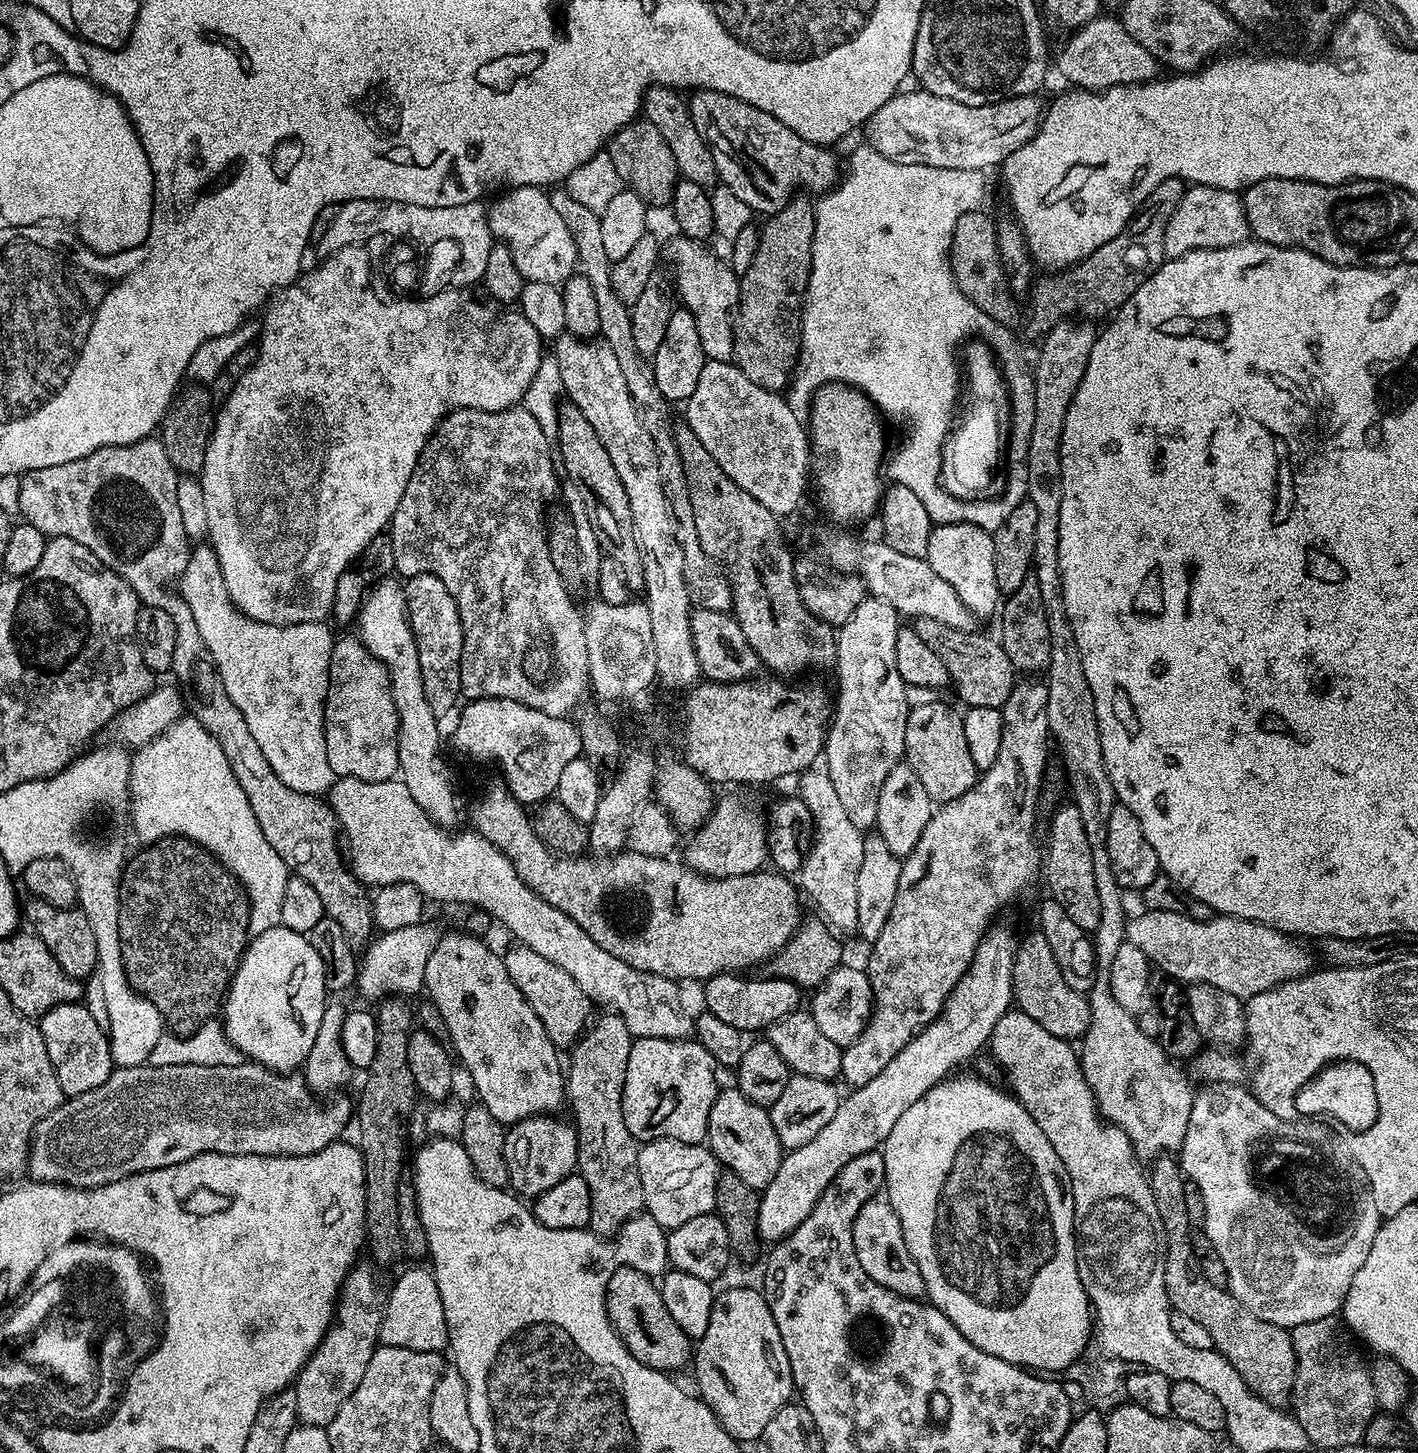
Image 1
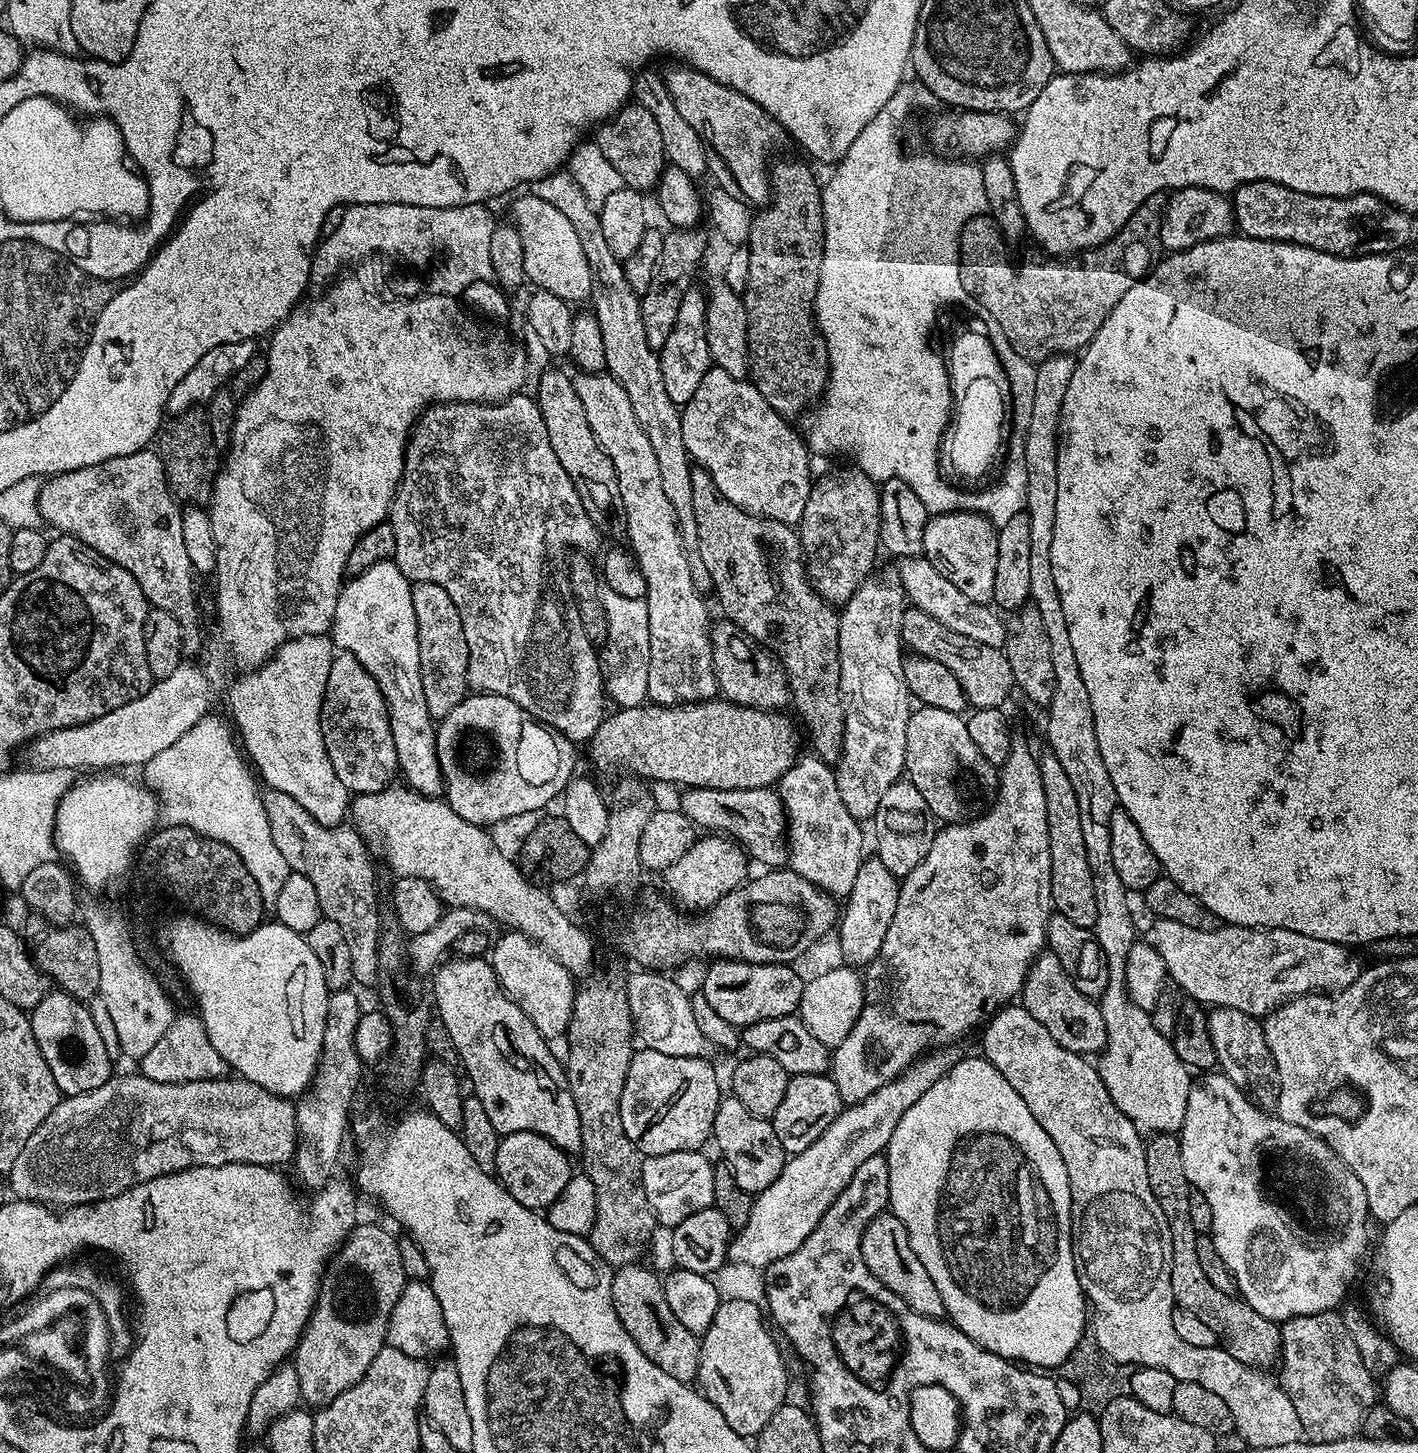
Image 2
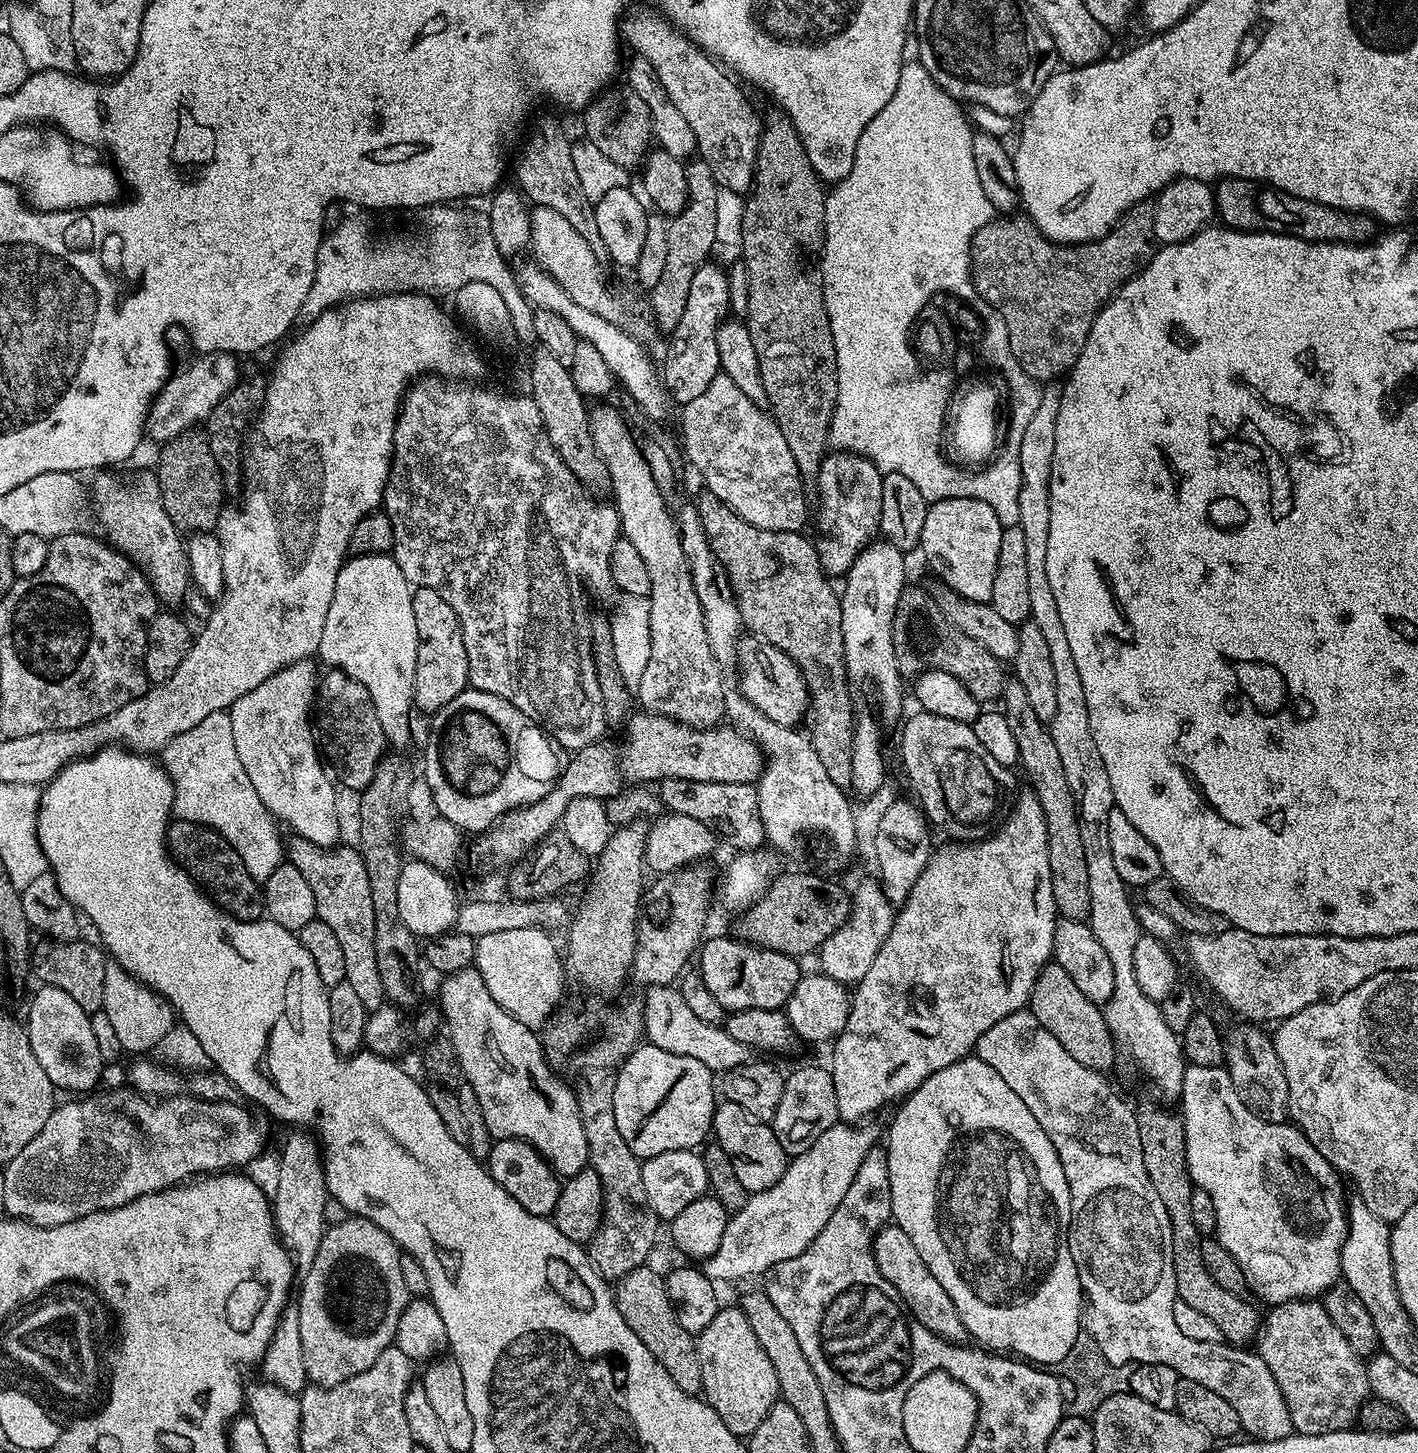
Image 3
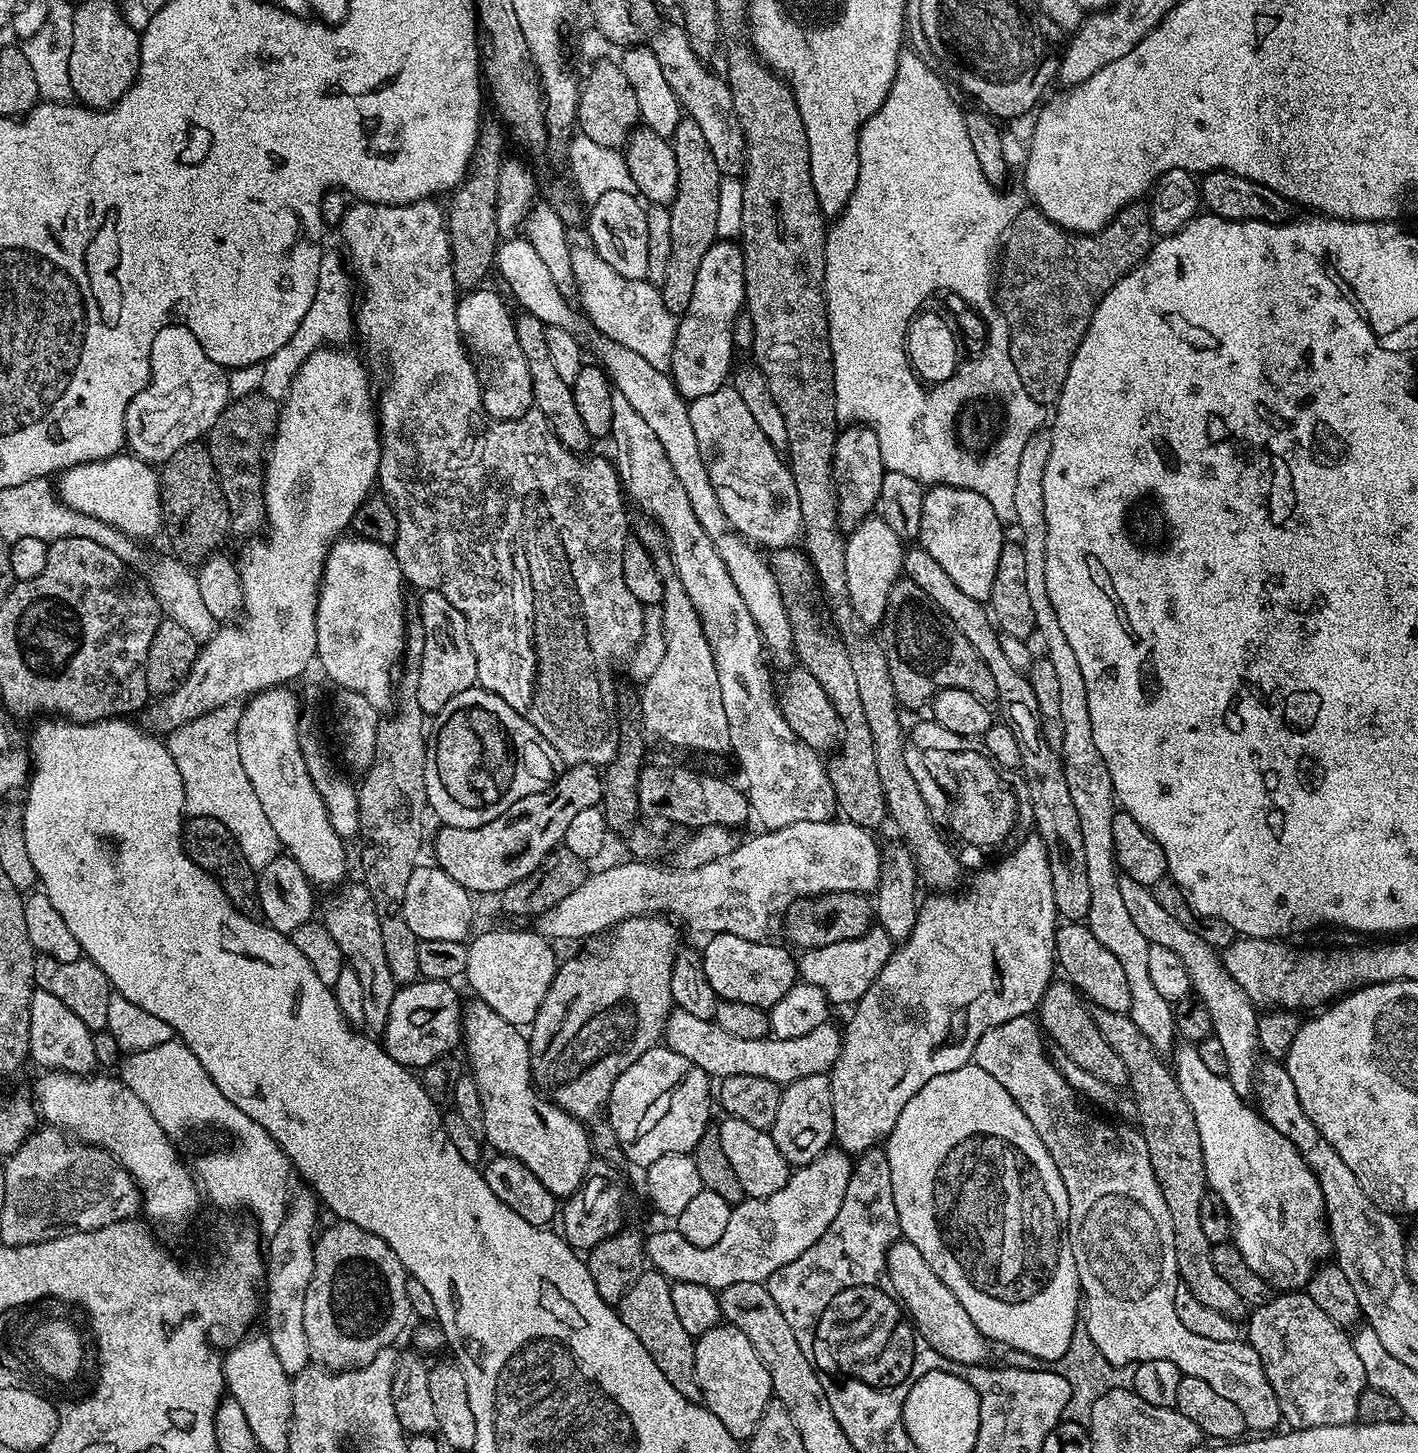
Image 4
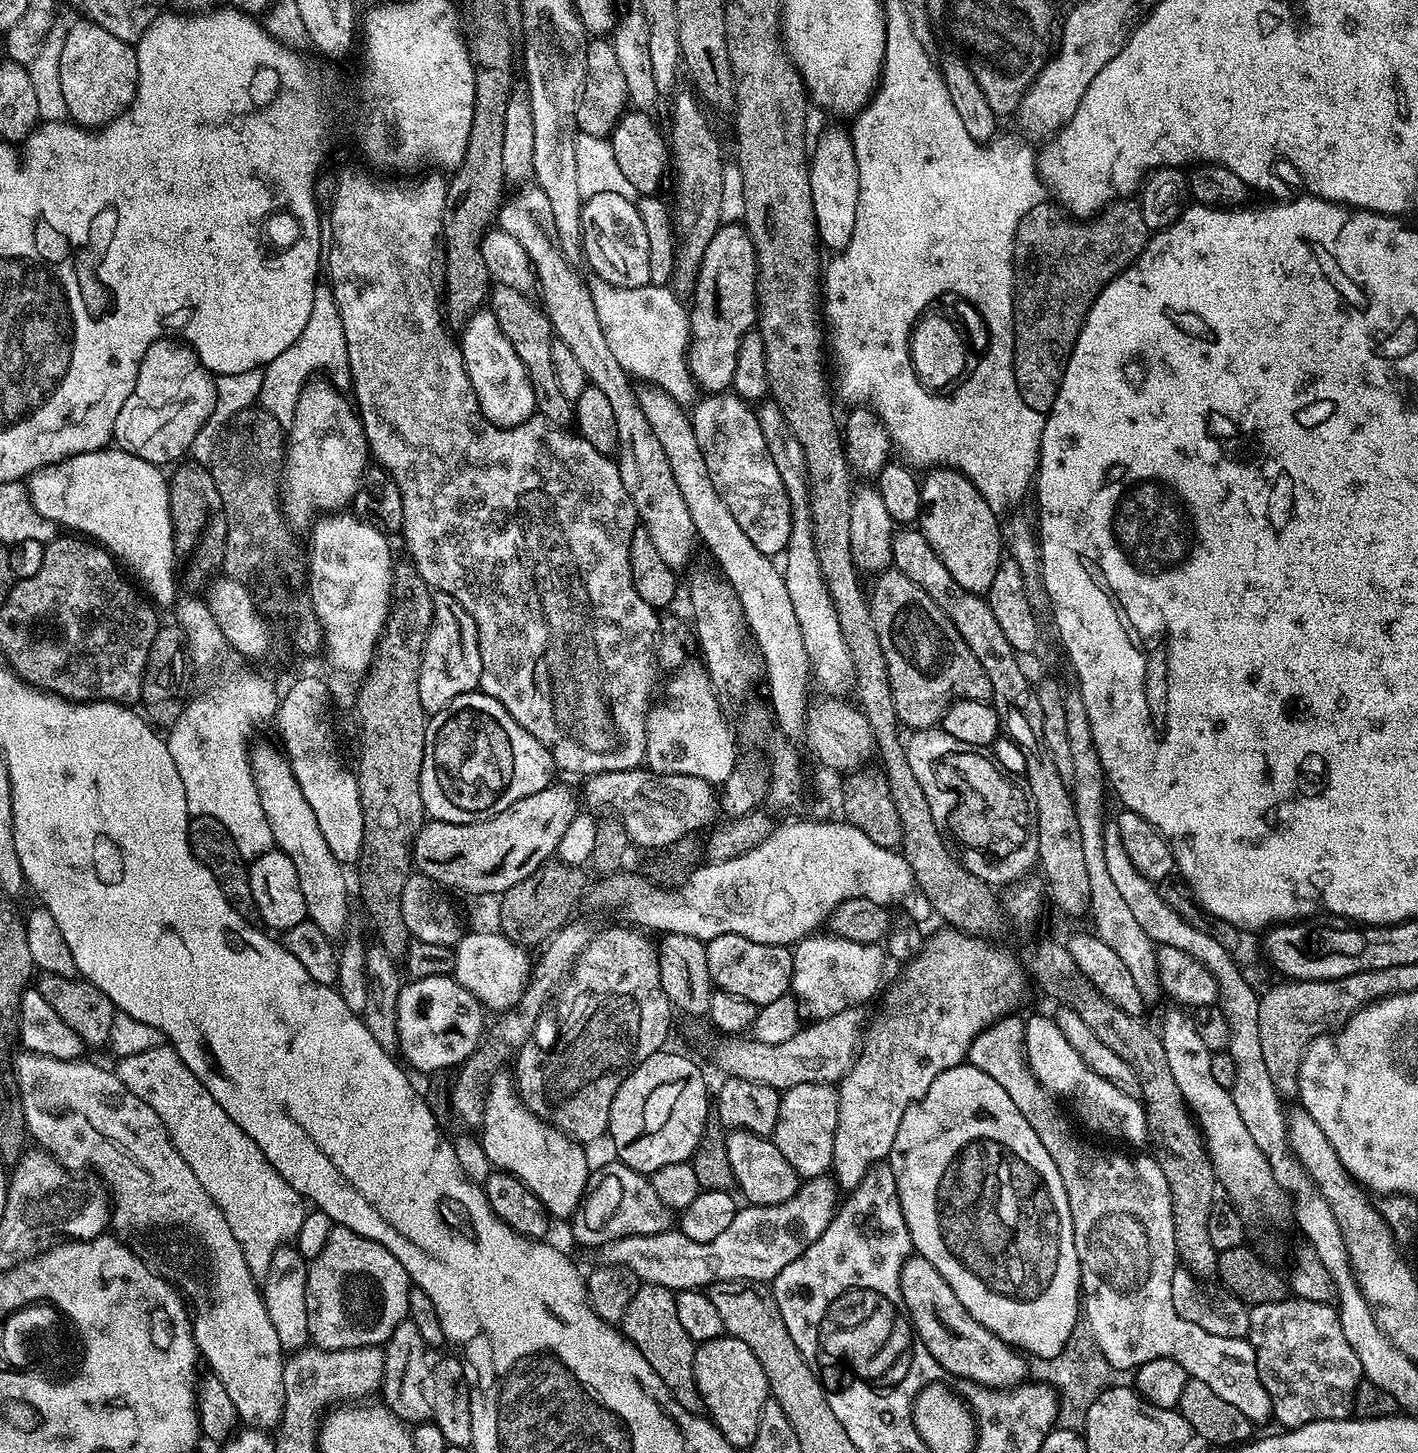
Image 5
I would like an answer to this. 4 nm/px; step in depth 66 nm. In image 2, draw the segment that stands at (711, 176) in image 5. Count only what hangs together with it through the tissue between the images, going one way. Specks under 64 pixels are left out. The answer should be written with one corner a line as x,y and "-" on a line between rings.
699,227
677,228
665,235
658,266
654,266
654,278
650,278
649,288
640,296
646,342
654,349
666,346
666,338
670,338
670,330
674,330
674,321
678,319
678,306
682,306
682,298
694,287
695,280
692,279
708,248
708,240
700,231

